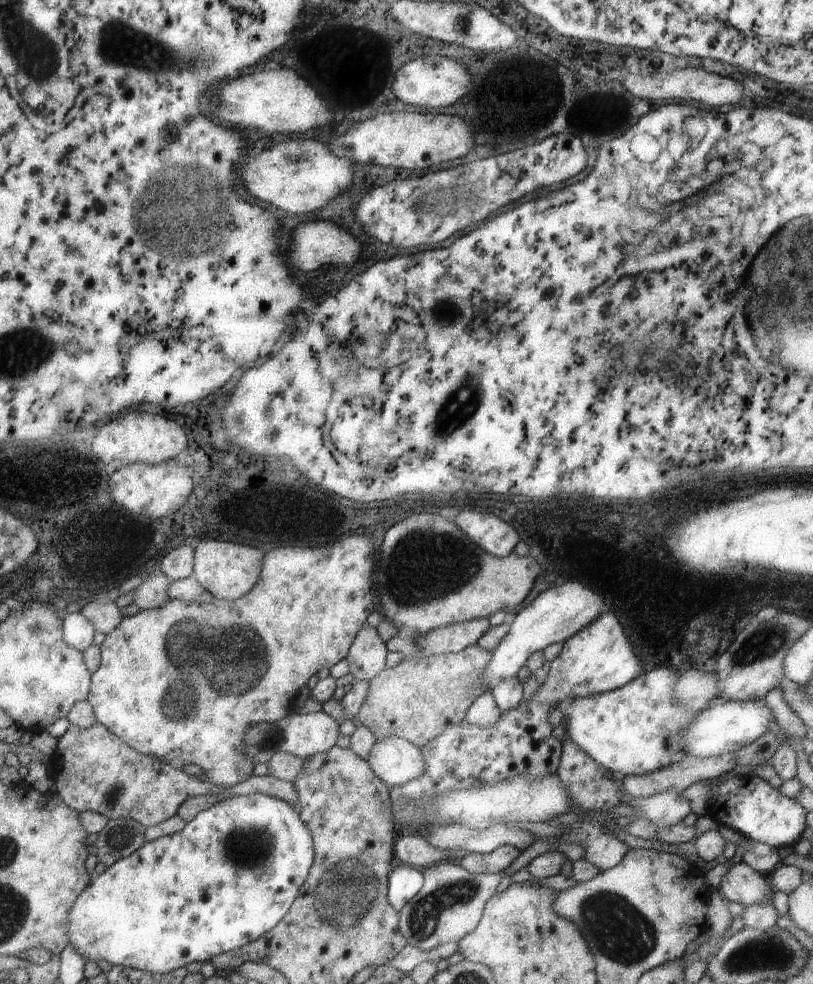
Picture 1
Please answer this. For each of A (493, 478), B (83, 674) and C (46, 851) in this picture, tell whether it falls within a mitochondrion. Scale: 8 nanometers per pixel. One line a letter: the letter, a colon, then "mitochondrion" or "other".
A: other
B: other
C: other

